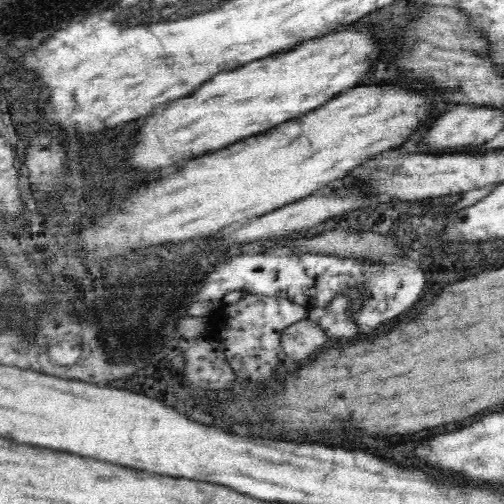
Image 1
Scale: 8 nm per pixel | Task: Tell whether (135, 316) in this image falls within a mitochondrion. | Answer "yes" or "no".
yes

